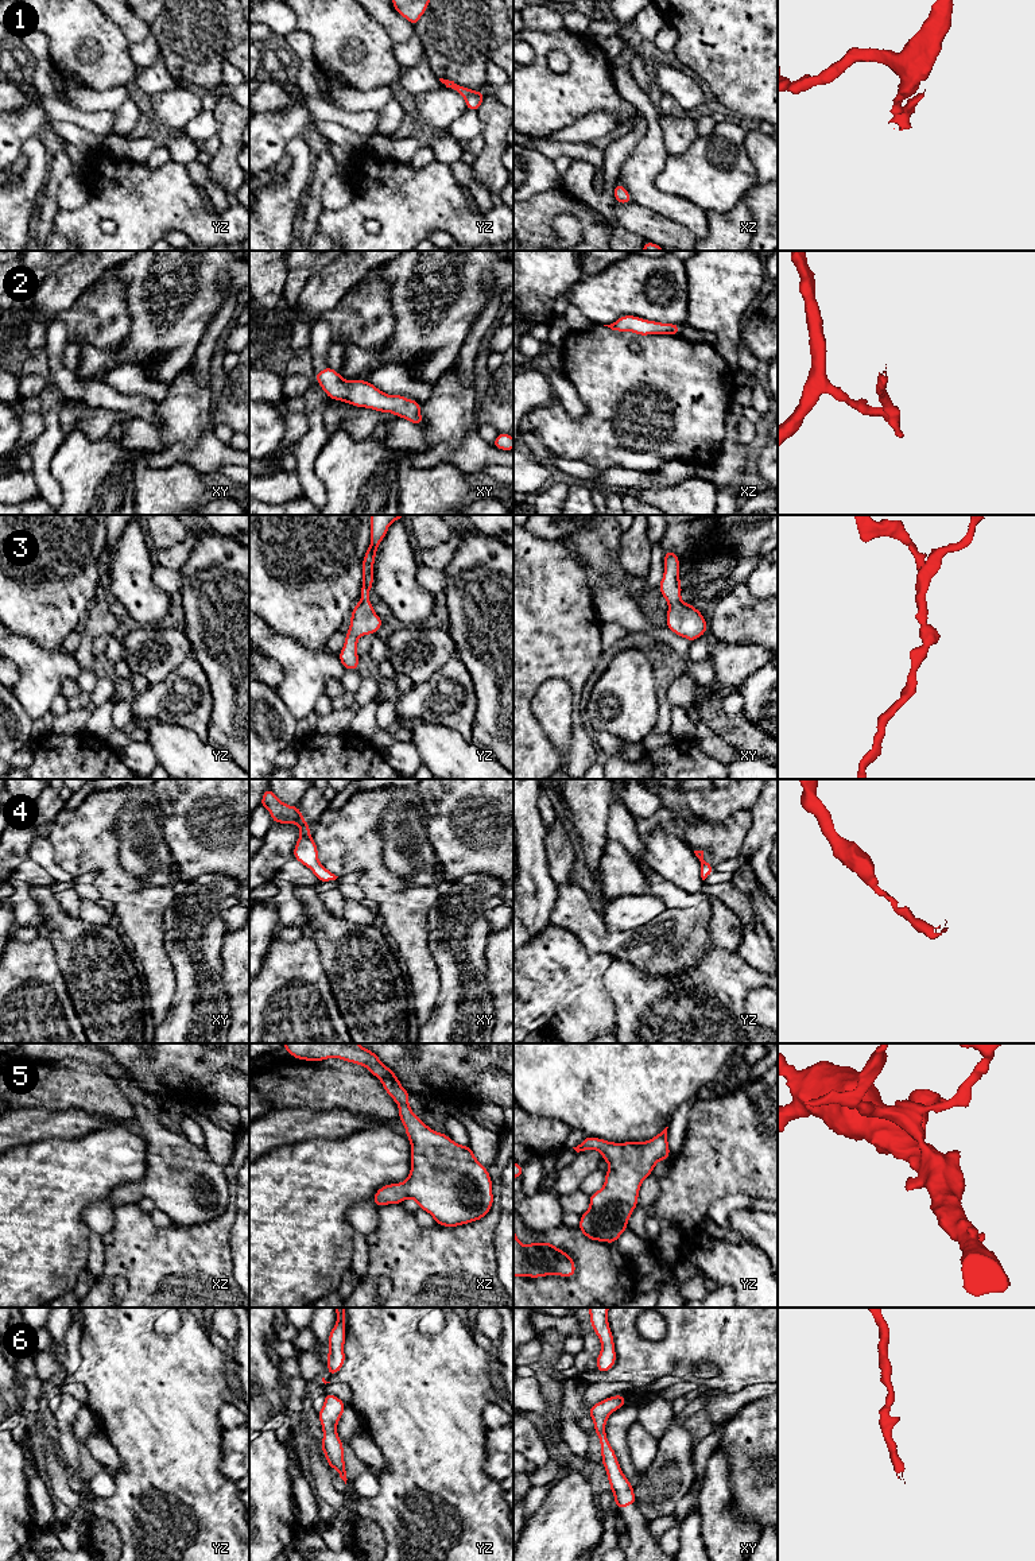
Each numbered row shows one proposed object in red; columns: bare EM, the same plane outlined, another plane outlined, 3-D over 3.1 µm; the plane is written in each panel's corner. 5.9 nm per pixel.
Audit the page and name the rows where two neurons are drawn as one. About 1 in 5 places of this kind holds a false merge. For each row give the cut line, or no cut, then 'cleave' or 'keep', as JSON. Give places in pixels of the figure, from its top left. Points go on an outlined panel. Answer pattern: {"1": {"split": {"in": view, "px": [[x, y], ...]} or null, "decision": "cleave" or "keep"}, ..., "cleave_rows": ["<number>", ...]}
{"1": {"split": null, "decision": "keep"}, "2": {"split": null, "decision": "keep"}, "3": {"split": null, "decision": "keep"}, "4": {"split": null, "decision": "keep"}, "5": {"split": null, "decision": "keep"}, "6": {"split": null, "decision": "keep"}, "cleave_rows": []}

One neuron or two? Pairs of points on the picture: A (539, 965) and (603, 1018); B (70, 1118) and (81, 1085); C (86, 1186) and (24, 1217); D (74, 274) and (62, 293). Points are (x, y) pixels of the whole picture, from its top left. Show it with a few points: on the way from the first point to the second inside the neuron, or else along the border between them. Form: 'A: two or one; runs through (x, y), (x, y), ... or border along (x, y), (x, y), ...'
A: one; runs through (555, 979), (586, 1010)
B: two; border along (42, 1108), (84, 1110), (104, 1116)
C: one; runs through (72, 1186), (66, 1186), (51, 1201), (39, 1204)
D: one; runs through (72, 278), (62, 289)

